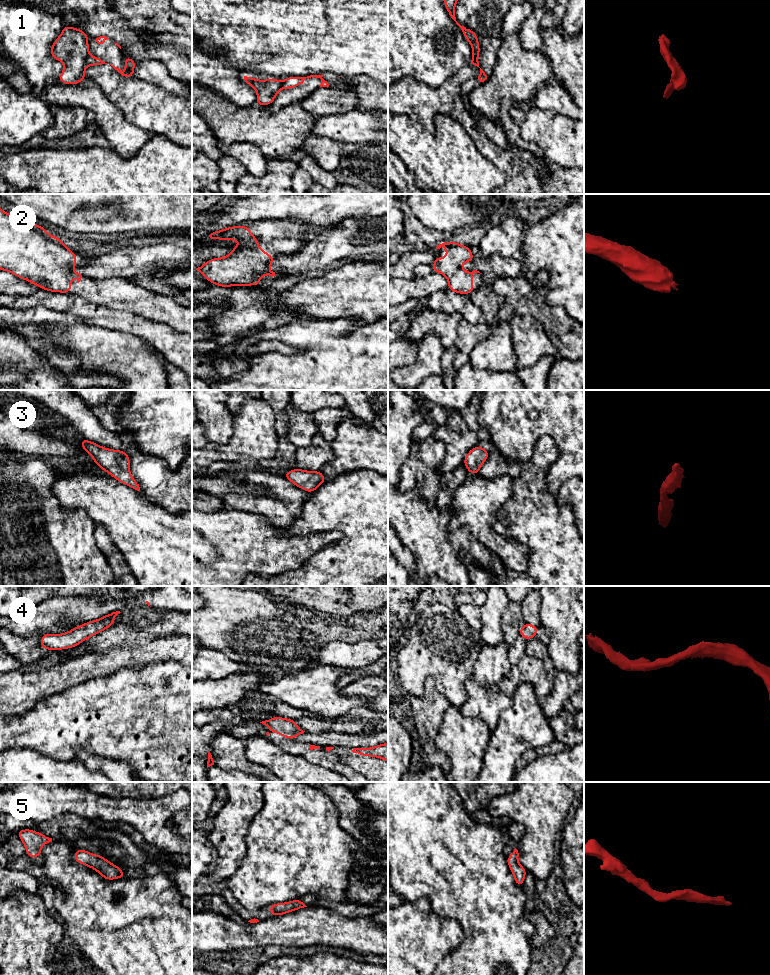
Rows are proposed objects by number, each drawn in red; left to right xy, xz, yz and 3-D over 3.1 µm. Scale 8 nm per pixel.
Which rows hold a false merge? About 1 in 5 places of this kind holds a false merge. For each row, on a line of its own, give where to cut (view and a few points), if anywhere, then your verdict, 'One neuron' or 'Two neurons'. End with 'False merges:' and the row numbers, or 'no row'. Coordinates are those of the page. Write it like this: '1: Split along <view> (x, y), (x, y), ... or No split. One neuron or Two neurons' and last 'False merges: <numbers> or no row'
1: Split along xy (89, 55), (85, 65). Two neurons
2: No split. One neuron
3: No split. One neuron
4: No split. One neuron
5: No split. One neuron
False merges: 1

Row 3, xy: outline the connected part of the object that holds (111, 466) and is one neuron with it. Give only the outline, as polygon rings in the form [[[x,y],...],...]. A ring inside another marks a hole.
[[[82,438],[80,446],[92,456],[96,465],[112,475],[119,482],[140,491],[138,482],[130,473],[130,458],[122,450],[104,448],[94,442]]]

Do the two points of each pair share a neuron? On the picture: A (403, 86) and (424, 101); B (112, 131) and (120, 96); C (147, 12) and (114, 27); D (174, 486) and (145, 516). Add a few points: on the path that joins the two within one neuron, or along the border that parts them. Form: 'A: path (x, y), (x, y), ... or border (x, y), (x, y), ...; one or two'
A: path (408, 91), (419, 101); one
B: border (101, 90), (121, 111), (122, 115), (133, 124); two
C: border (114, 10), (130, 27), (139, 29); two
D: border (139, 491), (152, 502), (177, 515); two

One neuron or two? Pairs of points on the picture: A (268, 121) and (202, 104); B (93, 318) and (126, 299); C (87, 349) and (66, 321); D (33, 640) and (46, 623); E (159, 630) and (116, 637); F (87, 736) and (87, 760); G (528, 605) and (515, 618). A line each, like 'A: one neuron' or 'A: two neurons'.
A: one neuron
B: two neurons
C: two neurons
D: two neurons
E: one neuron
F: two neurons
G: two neurons

